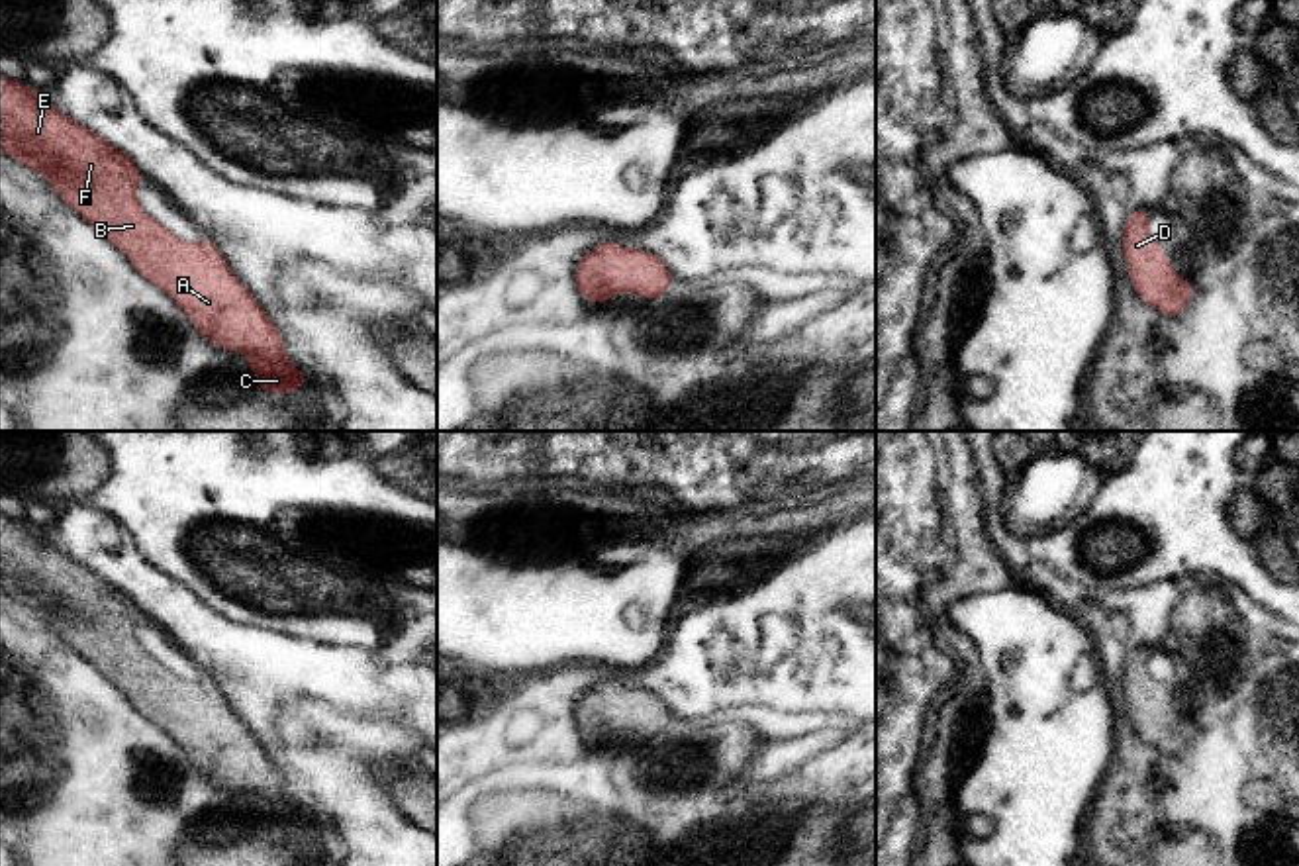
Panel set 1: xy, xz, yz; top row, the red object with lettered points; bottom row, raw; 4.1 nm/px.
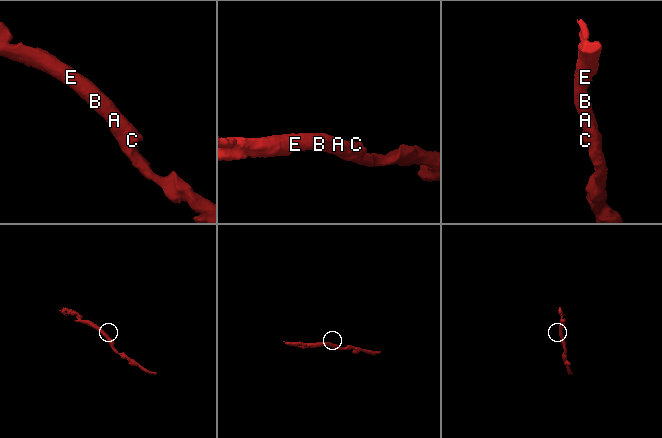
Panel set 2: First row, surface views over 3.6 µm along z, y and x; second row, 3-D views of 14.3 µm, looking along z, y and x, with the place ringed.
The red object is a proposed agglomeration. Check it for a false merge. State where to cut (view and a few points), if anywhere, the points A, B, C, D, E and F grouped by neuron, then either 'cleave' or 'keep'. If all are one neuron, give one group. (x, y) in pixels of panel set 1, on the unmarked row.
cut none; groups A B C D E F; keep

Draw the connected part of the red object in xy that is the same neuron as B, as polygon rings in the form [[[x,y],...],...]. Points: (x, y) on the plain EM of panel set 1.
[[[0,513],[0,590],[39,611],[67,645],[129,698],[147,721],[165,729],[216,788],[243,790],[261,829],[284,833],[306,825],[306,815],[286,797],[274,760],[235,717],[227,699],[216,692],[216,682],[210,676],[182,682],[157,662],[137,641],[135,627],[143,617],[127,594],[67,556],[45,533],[16,523],[4,513]]]

